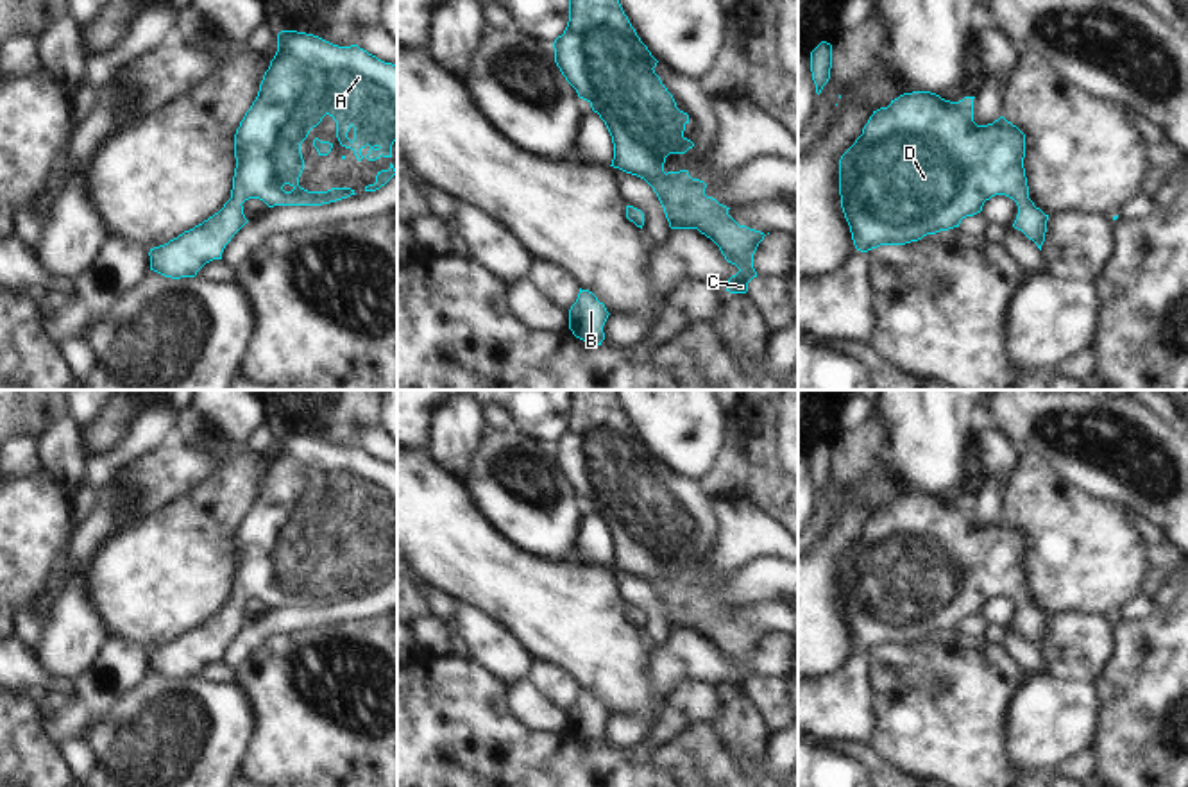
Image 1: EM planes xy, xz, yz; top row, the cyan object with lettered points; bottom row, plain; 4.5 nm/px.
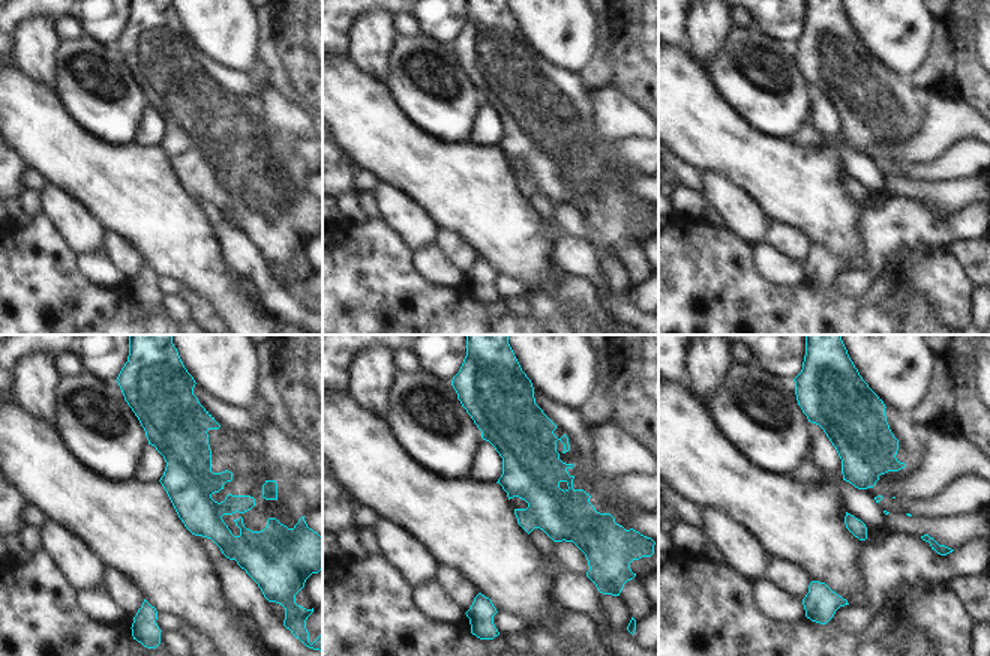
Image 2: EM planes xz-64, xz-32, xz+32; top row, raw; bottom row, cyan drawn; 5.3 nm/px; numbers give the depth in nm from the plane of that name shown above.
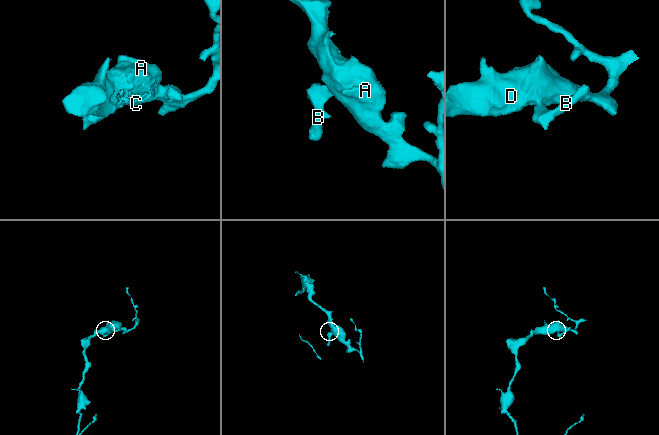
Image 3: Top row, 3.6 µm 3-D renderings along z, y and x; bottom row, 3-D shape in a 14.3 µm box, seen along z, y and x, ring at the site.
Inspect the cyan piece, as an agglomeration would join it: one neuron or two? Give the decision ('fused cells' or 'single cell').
single cell

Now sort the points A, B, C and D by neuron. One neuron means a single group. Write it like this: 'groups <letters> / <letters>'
groups A B C D

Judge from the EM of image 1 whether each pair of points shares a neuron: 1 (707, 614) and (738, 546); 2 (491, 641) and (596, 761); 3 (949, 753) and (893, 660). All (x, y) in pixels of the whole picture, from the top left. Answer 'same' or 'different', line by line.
1: different
2: different
3: same

